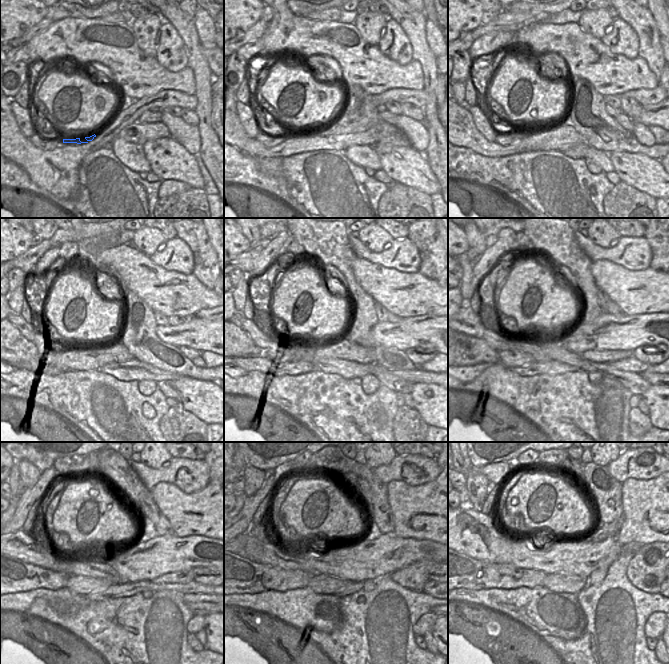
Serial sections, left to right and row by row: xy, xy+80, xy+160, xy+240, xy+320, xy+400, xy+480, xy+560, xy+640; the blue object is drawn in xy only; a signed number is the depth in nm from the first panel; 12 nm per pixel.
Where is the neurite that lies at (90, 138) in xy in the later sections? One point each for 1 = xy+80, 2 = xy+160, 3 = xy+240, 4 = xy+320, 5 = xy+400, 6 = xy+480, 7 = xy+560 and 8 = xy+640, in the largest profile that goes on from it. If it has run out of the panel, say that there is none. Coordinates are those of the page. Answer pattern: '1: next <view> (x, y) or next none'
1: next xy+80 (327, 134)
2: next xy+160 (554, 133)
3: next xy+240 (76, 359)
4: next xy+320 (342, 349)
5: next xy+400 (600, 356)
6: next xy+480 (186, 576)
7: next xy+560 (414, 577)
8: next xy+640 (646, 571)

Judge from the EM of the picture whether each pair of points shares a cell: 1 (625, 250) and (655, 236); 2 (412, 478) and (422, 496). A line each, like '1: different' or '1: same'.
1: different
2: different

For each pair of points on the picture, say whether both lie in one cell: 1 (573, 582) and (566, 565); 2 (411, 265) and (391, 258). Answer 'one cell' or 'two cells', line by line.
1: two cells
2: one cell

